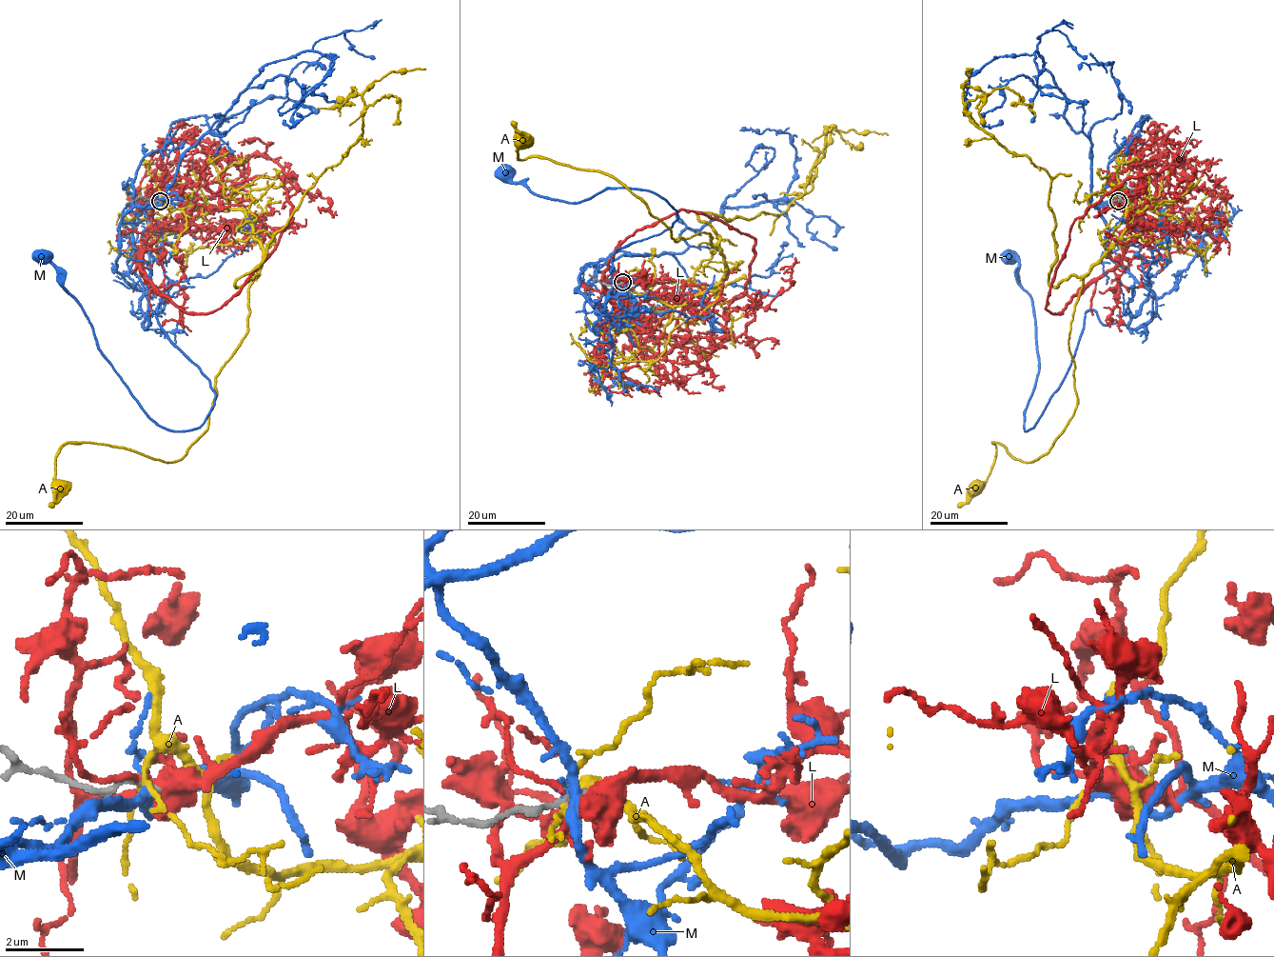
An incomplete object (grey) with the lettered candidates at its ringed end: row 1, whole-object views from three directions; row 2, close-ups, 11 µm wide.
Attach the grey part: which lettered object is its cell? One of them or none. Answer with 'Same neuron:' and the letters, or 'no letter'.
Same neuron: no letter

